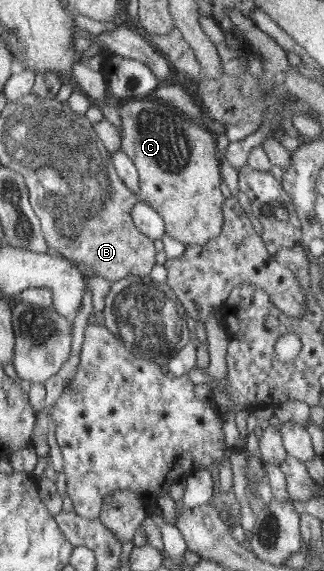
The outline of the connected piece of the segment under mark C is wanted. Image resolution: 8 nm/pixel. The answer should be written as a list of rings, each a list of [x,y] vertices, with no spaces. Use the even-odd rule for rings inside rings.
[[[154,98],[131,99],[118,106],[123,133],[119,146],[133,160],[140,181],[137,198],[148,203],[164,219],[165,233],[188,245],[203,245],[222,232],[222,205],[226,200],[219,186],[222,180],[216,150],[216,135],[189,119],[177,108]]]

